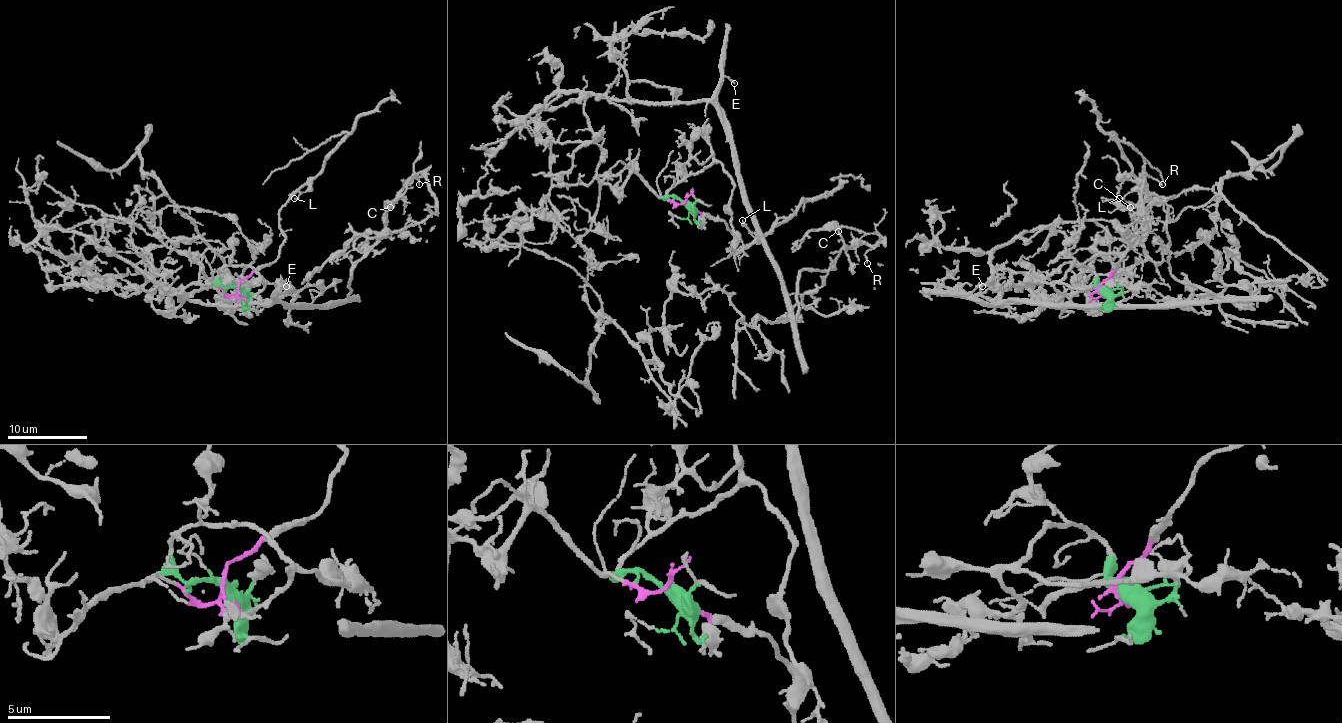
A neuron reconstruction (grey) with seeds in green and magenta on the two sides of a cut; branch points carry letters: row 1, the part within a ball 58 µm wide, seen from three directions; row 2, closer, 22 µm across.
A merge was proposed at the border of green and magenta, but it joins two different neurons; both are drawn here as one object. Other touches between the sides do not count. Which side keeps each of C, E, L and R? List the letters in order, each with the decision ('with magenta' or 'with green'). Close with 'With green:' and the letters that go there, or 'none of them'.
C: with green
E: with green
L: with magenta
R: with green
With green: C, E, R

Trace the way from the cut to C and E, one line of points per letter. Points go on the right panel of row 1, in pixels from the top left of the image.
C: (1100, 288), (1081, 308), (1077, 264), (995, 272), (999, 304), (1214, 302), (1170, 272), (1166, 206), (1130, 206)
E: (1100, 288), (1081, 308), (1063, 262), (995, 272), (1001, 306), (983, 286)

